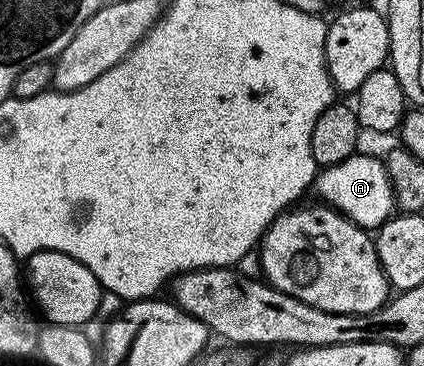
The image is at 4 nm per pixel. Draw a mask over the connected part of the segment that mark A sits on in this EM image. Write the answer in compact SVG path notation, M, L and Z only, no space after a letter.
M356 151L351 157L336 165L318 170L313 193L324 205L339 210L353 223L368 231L377 231L390 221L396 212L395 188L391 186L389 171L384 158L370 157L363 151Z

